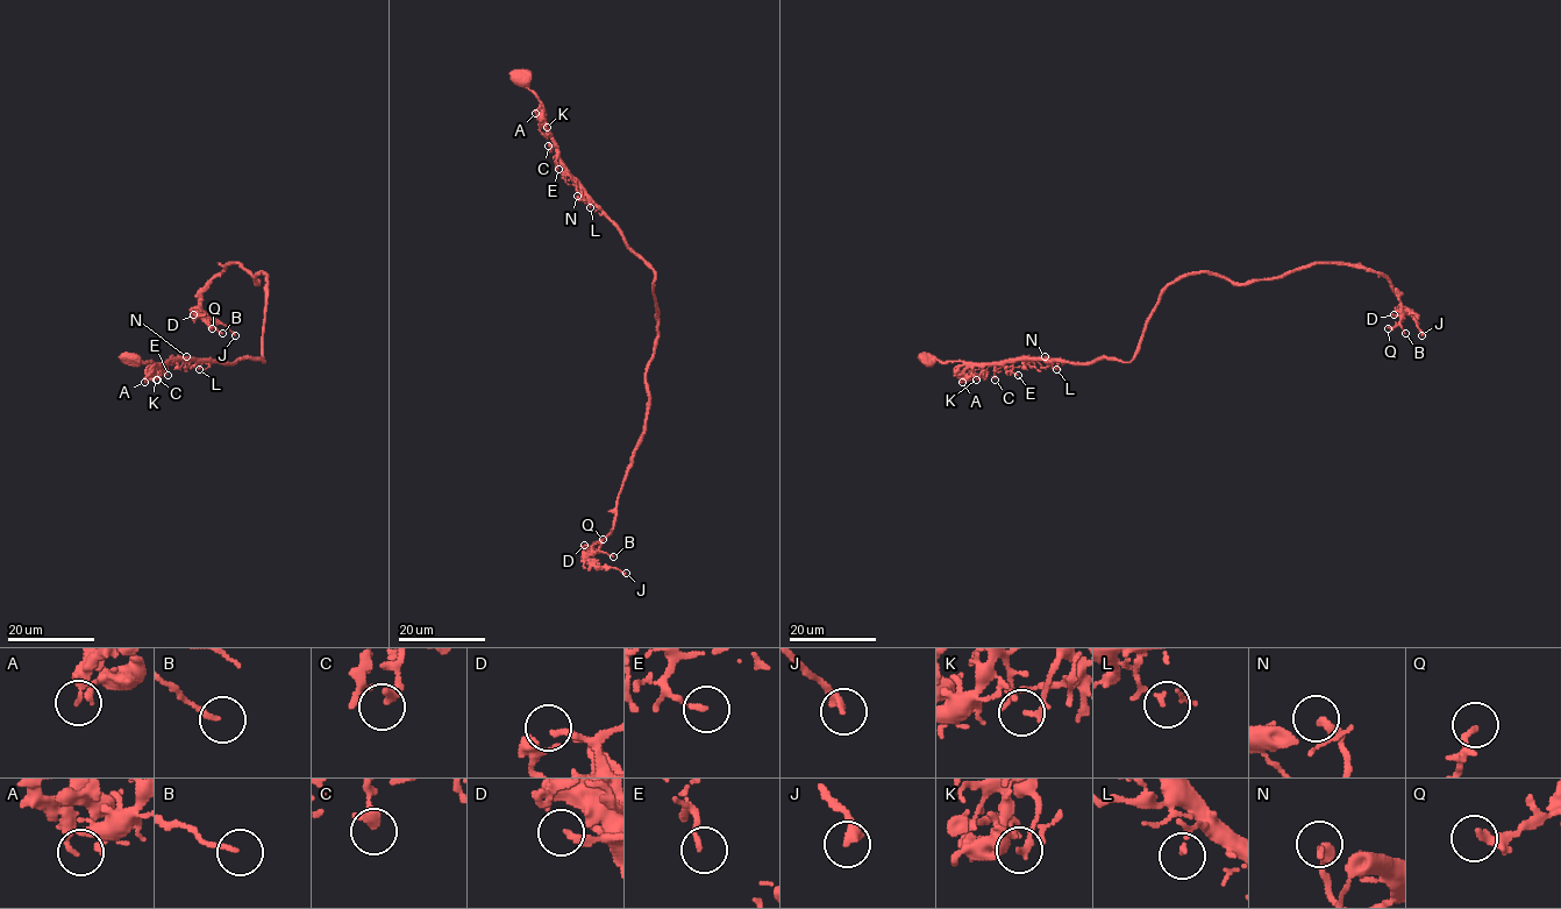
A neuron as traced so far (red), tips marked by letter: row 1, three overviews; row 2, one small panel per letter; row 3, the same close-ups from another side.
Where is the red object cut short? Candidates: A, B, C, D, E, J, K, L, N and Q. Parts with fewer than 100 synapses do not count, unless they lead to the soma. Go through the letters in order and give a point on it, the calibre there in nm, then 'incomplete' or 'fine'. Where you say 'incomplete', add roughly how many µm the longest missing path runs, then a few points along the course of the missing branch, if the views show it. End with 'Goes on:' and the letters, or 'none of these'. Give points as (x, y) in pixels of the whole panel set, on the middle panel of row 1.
A: at (535, 113); 190 nm thick; fine
B: at (613, 556); 140 nm thick; fine
C: at (548, 146); 360 nm thick; fine
D: at (584, 545); 190 nm thick; fine
E: at (558, 169); 140 nm thick; fine
J: at (626, 573); 240 nm thick; fine
K: at (547, 127); 200 nm thick; fine
L: at (590, 207); 110 nm thick; fine
N: at (577, 196); 320 nm thick; fine
Q: at (603, 539); 150 nm thick; fine
Goes on: none of these

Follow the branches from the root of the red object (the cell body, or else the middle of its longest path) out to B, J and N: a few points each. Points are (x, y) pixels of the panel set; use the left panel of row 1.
B: (126, 359), (264, 362), (263, 272), (256, 283), (229, 264), (201, 295), (202, 318), (222, 333)
J: (126, 359), (264, 362), (266, 276), (259, 272), (256, 283), (240, 264), (211, 281), (197, 309), (235, 335)
N: (126, 359), (128, 363), (135, 361), (165, 363), (177, 360), (192, 360), (195, 363), (190, 366), (186, 356)

